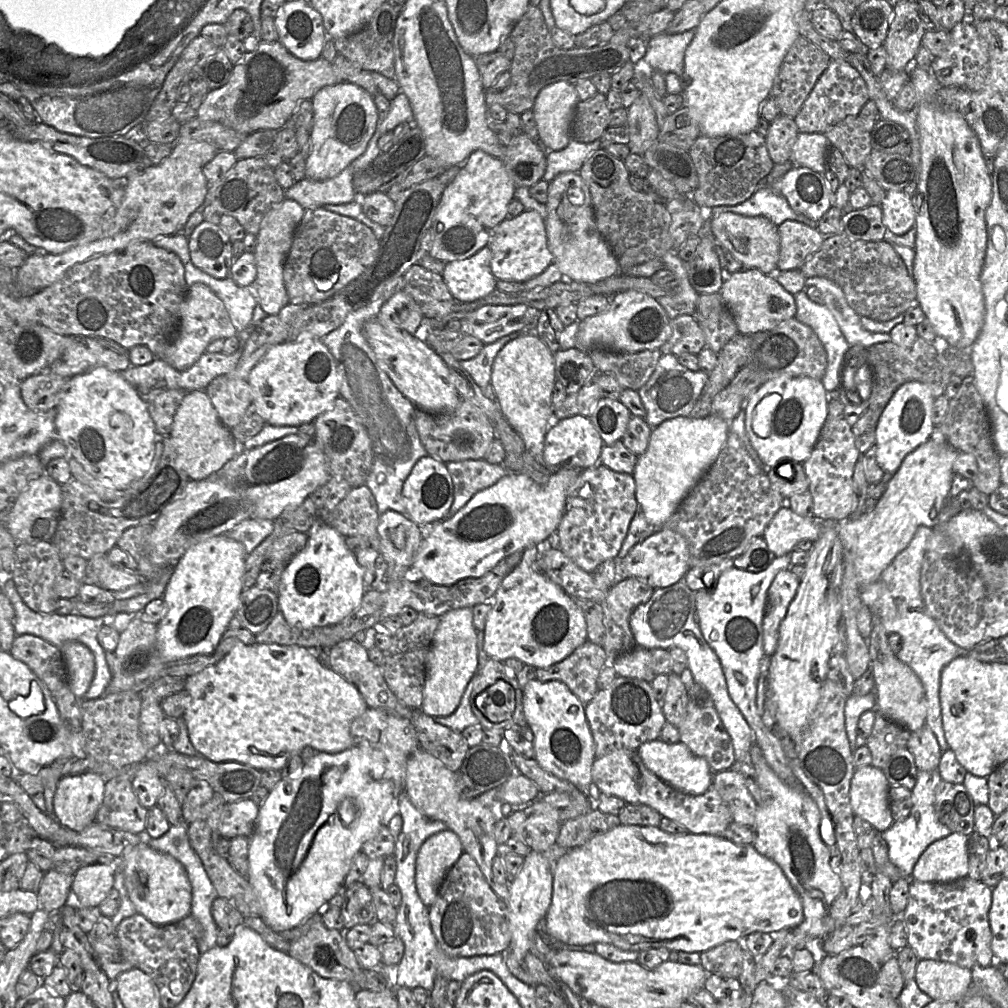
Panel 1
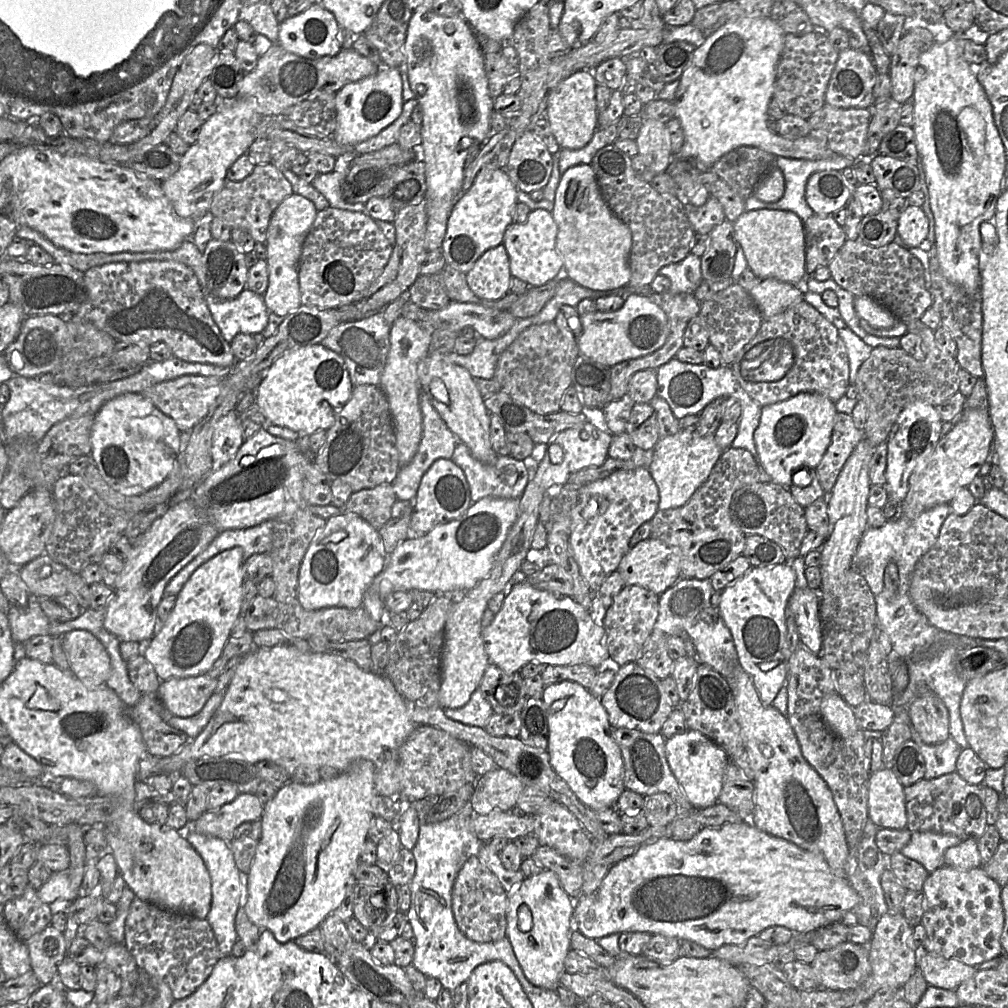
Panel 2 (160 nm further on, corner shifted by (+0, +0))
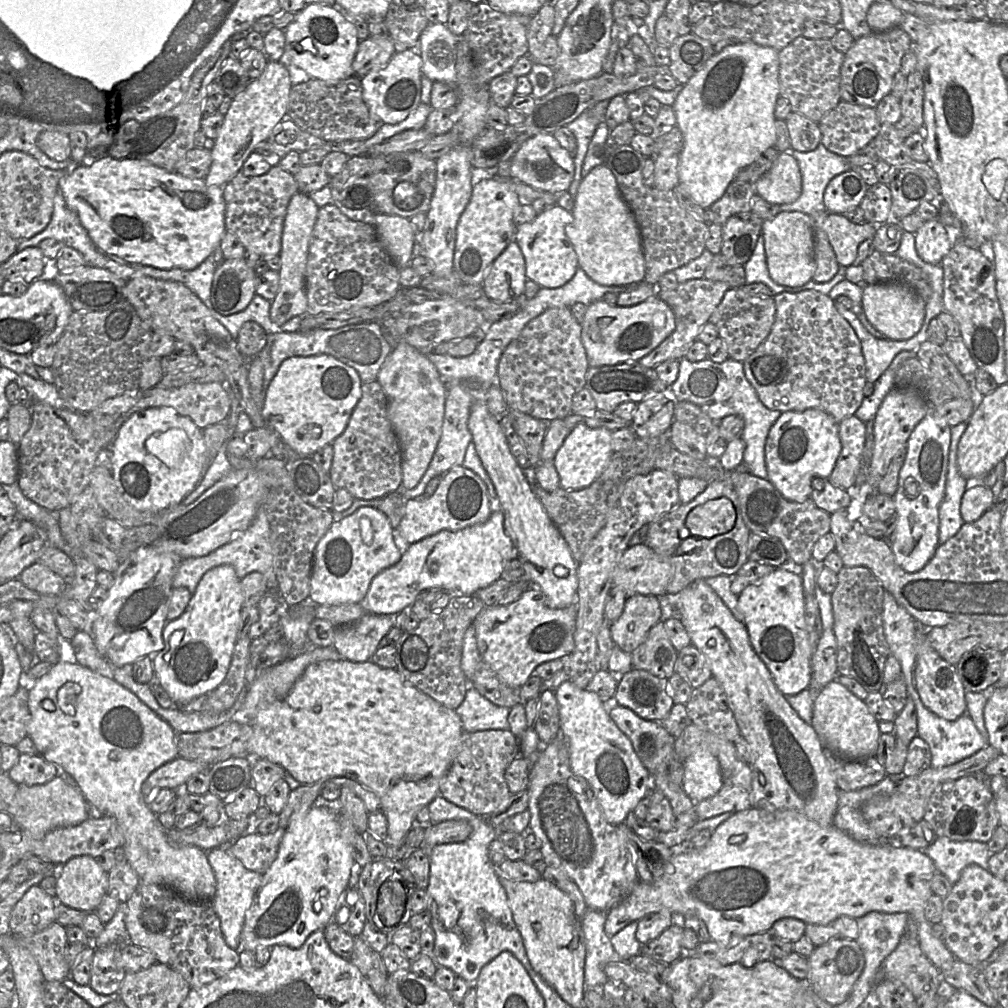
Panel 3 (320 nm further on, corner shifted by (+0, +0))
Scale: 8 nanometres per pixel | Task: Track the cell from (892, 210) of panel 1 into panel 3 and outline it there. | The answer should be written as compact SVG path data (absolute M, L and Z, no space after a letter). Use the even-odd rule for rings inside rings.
M938 220L925 221L915 233L915 248L919 257L930 264L941 265L960 236L951 235Z

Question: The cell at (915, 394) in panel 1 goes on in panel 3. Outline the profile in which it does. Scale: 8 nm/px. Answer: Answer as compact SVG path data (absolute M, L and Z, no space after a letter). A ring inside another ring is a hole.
M930 411L909 436L905 459L899 472L895 503L896 527L889 545L896 563L906 572L921 570L939 546L939 505L945 494L951 427Z

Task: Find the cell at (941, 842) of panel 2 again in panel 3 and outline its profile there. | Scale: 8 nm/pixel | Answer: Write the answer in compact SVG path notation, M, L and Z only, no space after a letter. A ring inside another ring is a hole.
M938 837L924 852L935 864L936 871L955 884L962 870L971 864L988 870L991 856L987 843L978 841L953 841Z

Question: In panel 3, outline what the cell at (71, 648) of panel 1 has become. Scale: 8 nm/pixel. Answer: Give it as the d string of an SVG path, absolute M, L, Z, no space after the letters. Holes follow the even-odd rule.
M78 631L70 642L77 663L102 676L112 678L112 666L107 659L99 653L95 638L84 631Z

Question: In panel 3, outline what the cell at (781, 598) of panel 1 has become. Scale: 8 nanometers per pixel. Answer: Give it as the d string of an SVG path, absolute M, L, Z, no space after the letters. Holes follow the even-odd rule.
M824 627L812 656L811 669L810 686L814 691L821 691L838 676L837 641L834 633Z

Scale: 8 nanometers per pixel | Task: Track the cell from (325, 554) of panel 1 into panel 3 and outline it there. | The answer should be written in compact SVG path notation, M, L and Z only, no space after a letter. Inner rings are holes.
M372 506L360 507L351 515L335 520L314 551L311 603L315 606L361 603L373 578L402 557L393 539L393 529L388 517Z

